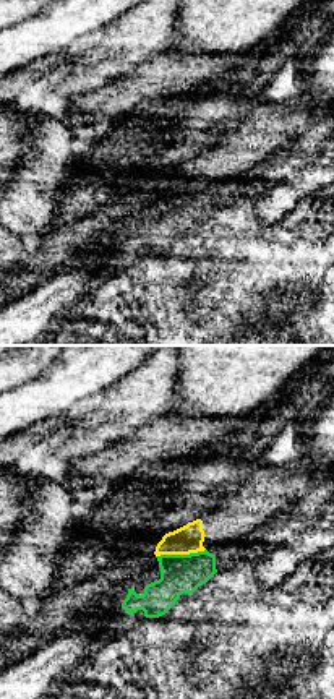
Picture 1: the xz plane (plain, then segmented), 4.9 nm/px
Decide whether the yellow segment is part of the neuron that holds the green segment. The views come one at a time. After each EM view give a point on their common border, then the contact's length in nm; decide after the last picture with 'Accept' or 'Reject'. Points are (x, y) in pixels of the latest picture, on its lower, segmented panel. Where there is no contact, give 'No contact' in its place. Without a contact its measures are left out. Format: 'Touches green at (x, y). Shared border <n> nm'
Touches green at (180, 555). Shared border 260 nm

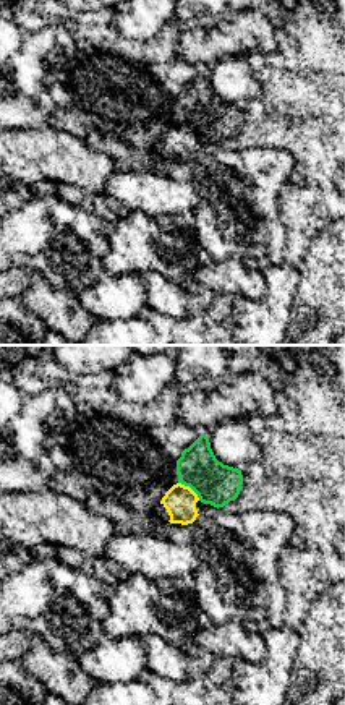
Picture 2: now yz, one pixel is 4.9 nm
Touches green at (190, 487). Shared border 140 nm

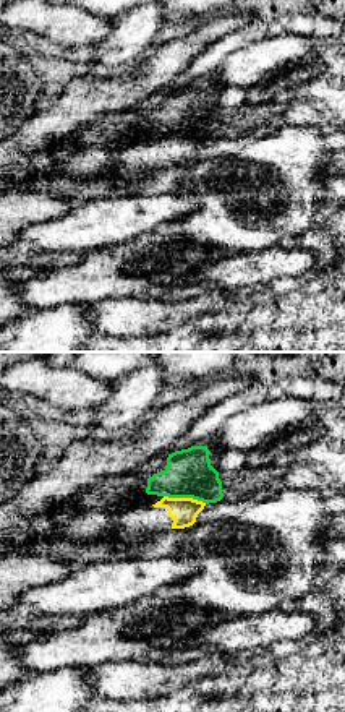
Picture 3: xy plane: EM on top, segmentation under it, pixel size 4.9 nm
Touches green at (185, 497). Shared border 220 nm

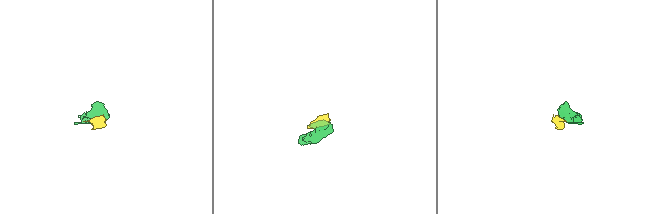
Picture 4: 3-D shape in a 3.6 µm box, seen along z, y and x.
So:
Reject

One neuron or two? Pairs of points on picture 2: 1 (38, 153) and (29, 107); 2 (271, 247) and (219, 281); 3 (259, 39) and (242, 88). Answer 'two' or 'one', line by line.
1: two
2: two
3: two

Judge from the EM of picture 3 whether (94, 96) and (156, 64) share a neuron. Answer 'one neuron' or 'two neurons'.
one neuron

